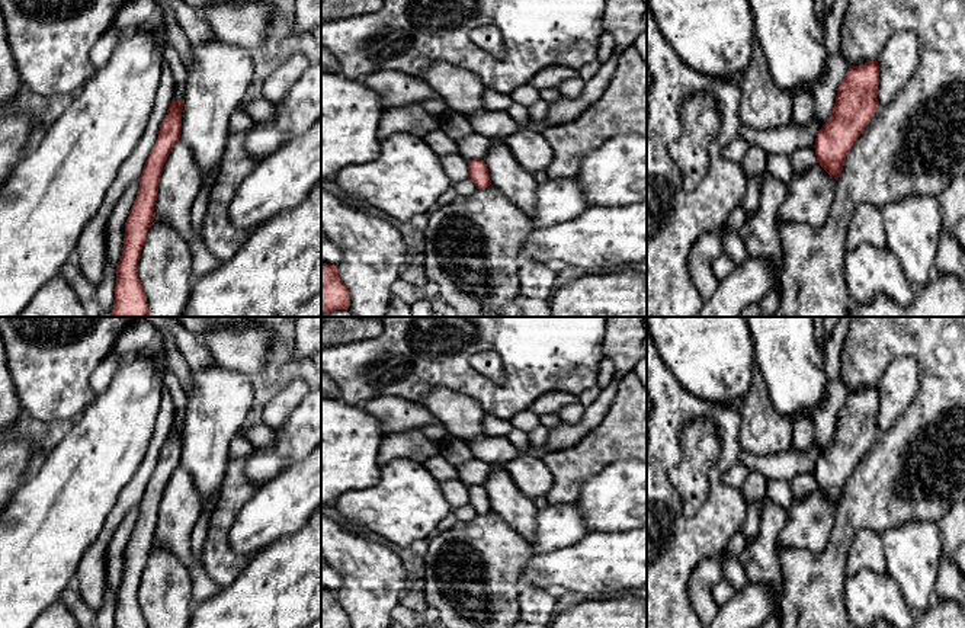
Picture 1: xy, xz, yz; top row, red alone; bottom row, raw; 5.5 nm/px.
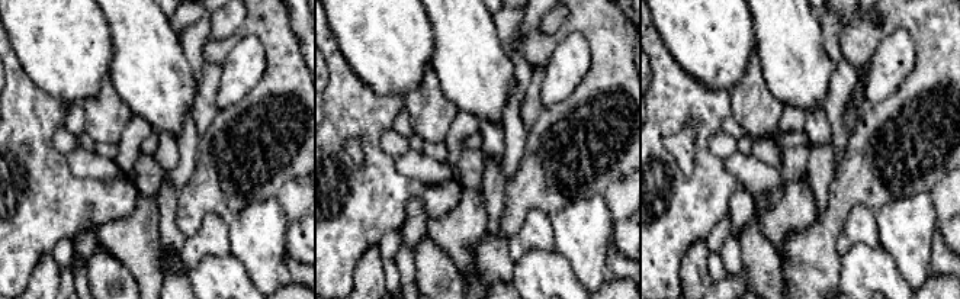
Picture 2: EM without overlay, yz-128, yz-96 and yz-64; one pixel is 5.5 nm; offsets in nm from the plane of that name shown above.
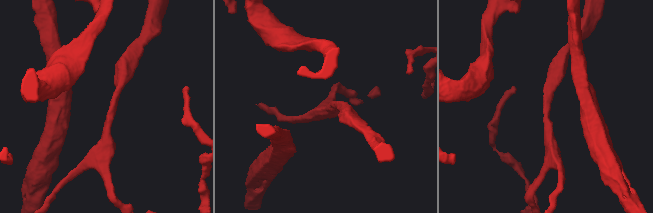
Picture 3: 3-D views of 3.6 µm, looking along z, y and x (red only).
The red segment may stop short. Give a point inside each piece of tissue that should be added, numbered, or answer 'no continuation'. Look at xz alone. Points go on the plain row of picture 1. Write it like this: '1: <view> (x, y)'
1: xz (474, 471)

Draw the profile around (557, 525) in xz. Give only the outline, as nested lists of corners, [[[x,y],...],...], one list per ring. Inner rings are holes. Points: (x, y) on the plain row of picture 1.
[[[576,502],[564,504],[546,504],[545,507],[538,509],[535,538],[528,542],[530,544],[533,552],[548,552],[560,547],[574,545],[587,534],[590,534],[590,529],[586,525],[586,520]]]

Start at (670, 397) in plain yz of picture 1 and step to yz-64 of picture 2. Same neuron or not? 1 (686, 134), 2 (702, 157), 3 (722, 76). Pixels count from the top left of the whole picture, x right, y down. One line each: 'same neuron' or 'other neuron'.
1: other neuron
2: same neuron
3: other neuron

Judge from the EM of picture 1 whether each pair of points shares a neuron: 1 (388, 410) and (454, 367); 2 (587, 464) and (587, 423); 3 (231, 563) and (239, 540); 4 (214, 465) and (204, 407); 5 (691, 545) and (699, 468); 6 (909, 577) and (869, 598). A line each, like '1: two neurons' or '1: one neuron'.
1: two neurons
2: two neurons
3: two neurons
4: one neuron
5: two neurons
6: two neurons

